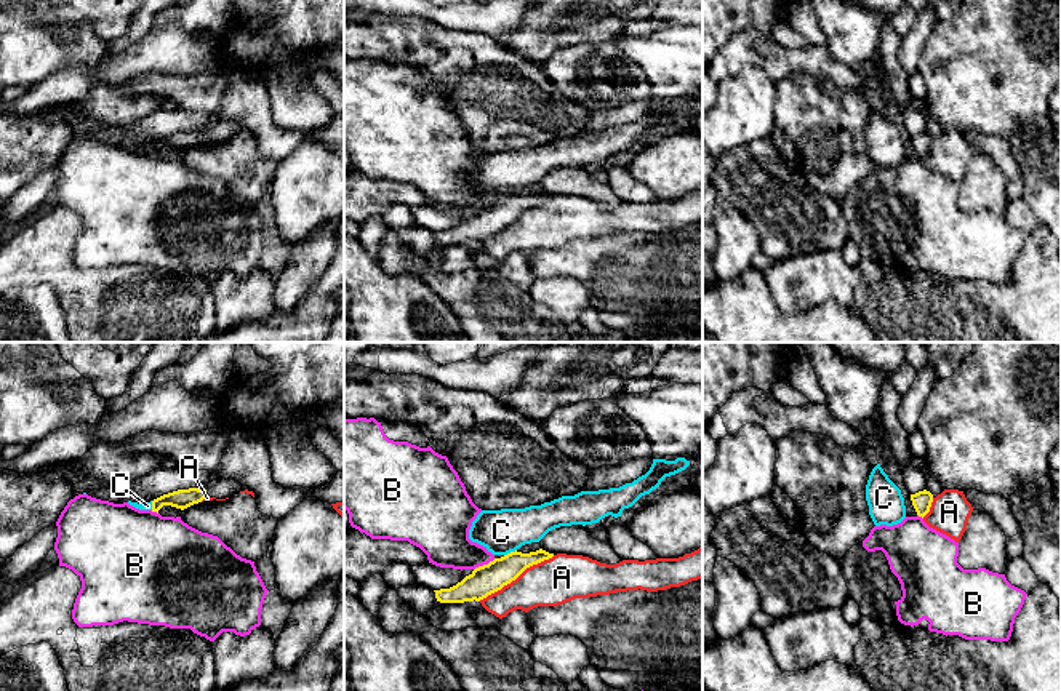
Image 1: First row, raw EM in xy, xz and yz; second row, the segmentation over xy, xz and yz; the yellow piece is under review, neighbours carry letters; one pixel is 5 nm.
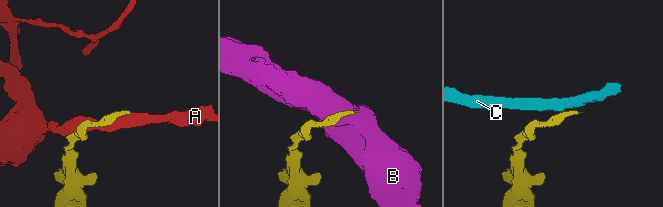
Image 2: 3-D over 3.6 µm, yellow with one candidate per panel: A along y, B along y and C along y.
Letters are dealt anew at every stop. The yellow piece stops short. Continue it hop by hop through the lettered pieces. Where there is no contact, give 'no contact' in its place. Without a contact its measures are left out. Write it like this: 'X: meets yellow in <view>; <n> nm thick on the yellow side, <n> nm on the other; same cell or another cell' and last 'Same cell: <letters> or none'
A: meets yellow in xz; 150 nm thick on the yellow side, 240 nm on the other; another cell
B: meets yellow in xz; 150 nm thick on the yellow side, 260 nm on the other; another cell
C: meets yellow in xz; 150 nm thick on the yellow side, 220 nm on the other; another cell
Same cell: none

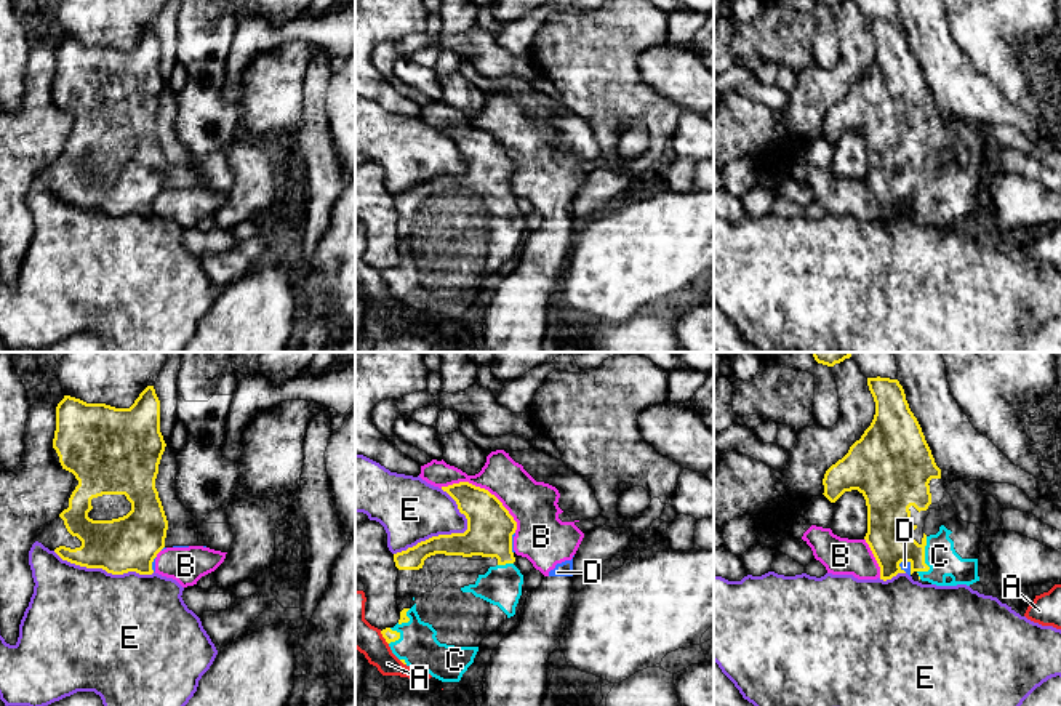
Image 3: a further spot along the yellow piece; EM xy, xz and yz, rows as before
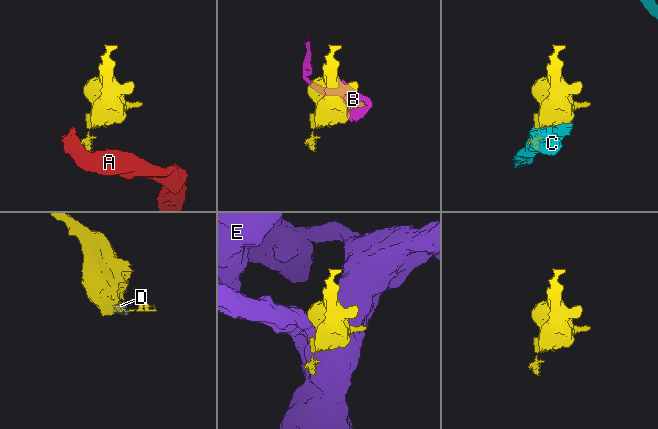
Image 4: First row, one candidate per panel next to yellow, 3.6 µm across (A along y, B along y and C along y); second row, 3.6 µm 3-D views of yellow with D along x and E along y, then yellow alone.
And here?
A: meets yellow in xz; 60 nm thick on the yellow side, 160 nm on the other; another cell
B: meets yellow in xz; 240 nm thick on the yellow side, 220 nm on the other; another cell
C: meets yellow in yz; 220 nm thick on the yellow side, 160 nm on the other; same cell
D: meets yellow in yz; 220 nm thick on the yellow side, 50 nm on the other; another cell
E: meets yellow in xz; 240 nm thick on the yellow side, 320 nm on the other; another cell
Same cell: C

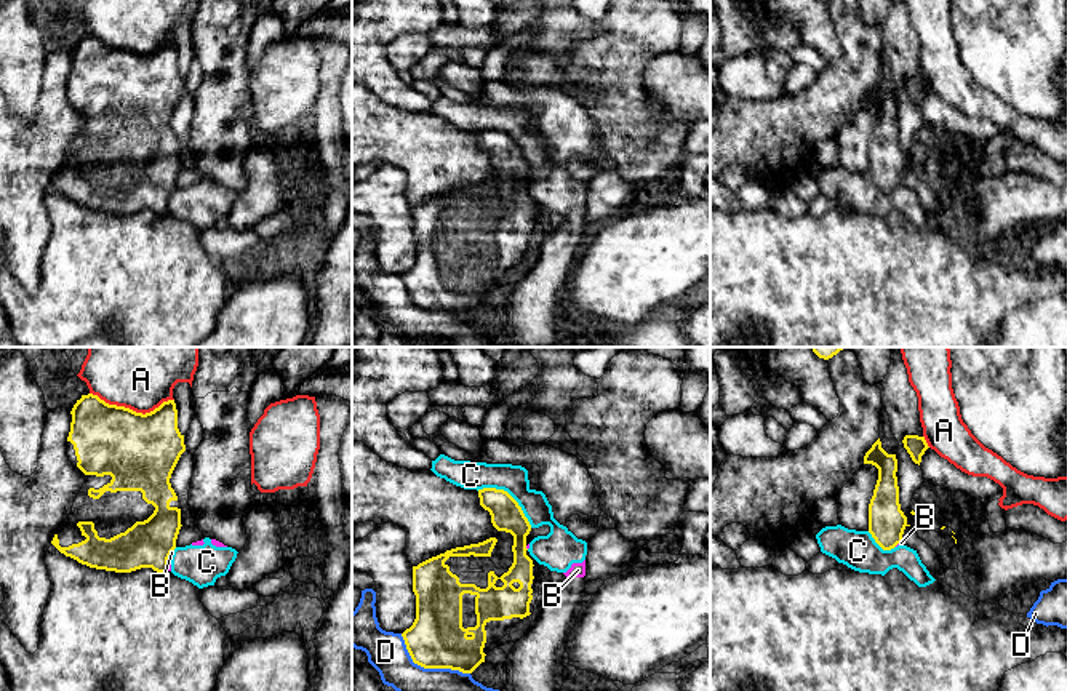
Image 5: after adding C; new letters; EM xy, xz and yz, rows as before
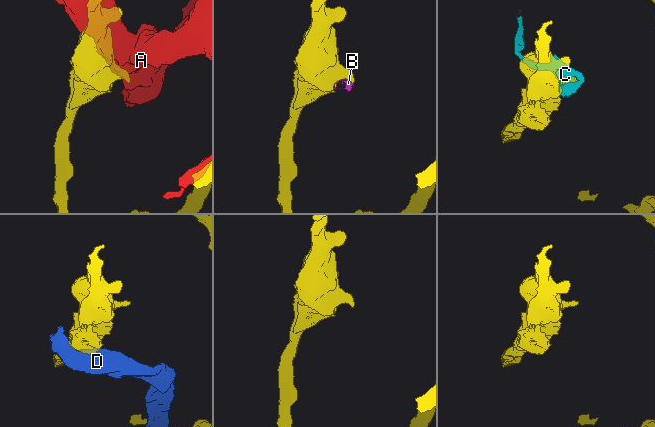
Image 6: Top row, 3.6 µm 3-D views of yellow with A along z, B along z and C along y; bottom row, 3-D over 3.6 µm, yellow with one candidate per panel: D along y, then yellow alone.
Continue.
A: meets yellow in xy; 380 nm thick on the yellow side, 480 nm on the other; another cell
B: meets yellow in xy; 240 nm thick on the yellow side, 20 nm on the other; another cell
C: meets yellow in xz; 160 nm thick on the yellow side, 140 nm on the other; another cell
D: meets yellow in xz; 280 nm thick on the yellow side, 200 nm on the other; another cell
Same cell: none

